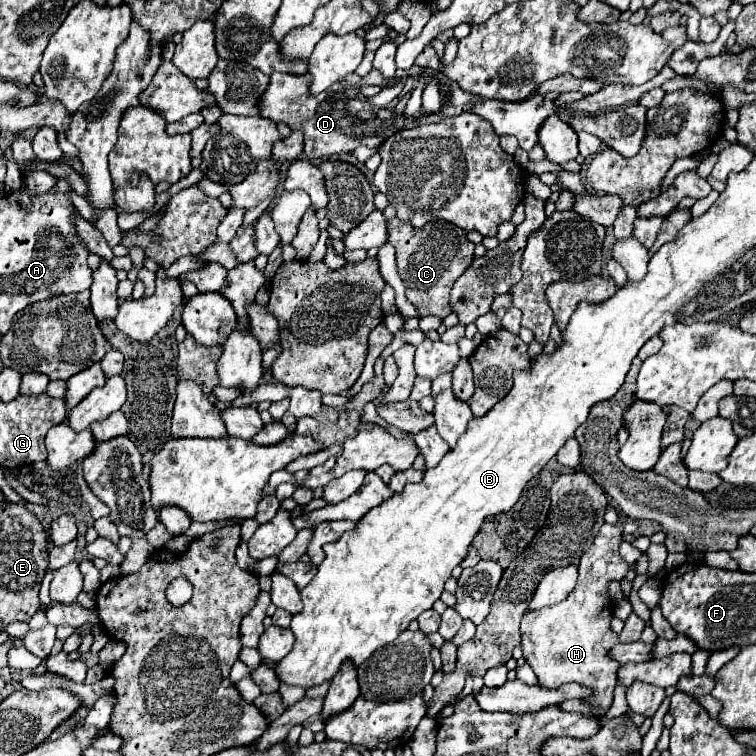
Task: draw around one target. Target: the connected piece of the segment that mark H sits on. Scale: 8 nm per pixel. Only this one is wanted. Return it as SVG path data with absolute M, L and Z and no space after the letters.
M603 524L591 548L581 556L579 580L573 592L555 606L527 612L521 620L523 658L537 674L539 686L553 688L571 682L593 686L593 698L583 698L581 702L603 712L607 712L613 704L613 690L617 682L615 672L619 668L619 664L607 656L607 652L619 642L619 636L609 628L613 602L607 596L607 584L609 580L621 580L629 572L629 564L625 564L617 552L621 534L621 528Z

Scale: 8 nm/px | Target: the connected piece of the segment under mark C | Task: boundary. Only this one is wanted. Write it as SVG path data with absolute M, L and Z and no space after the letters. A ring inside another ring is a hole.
M399 218L387 220L389 244L397 248L397 270L405 282L407 300L419 310L419 316L435 314L445 318L451 314L449 308L449 290L453 282L463 274L463 270L473 260L475 244L465 238L465 232L449 222L429 222L423 228L413 228Z

